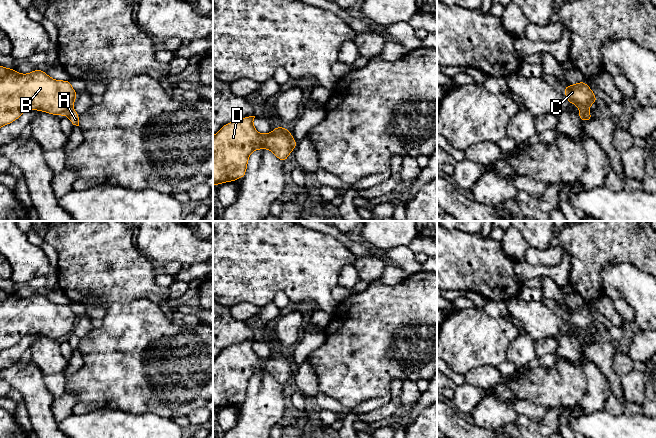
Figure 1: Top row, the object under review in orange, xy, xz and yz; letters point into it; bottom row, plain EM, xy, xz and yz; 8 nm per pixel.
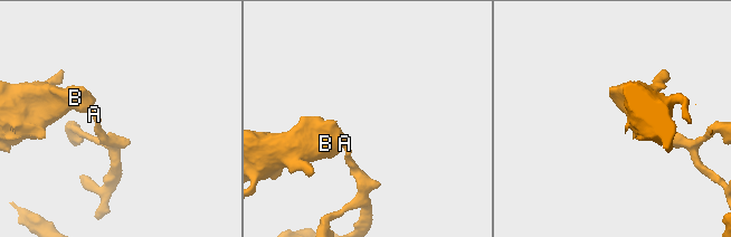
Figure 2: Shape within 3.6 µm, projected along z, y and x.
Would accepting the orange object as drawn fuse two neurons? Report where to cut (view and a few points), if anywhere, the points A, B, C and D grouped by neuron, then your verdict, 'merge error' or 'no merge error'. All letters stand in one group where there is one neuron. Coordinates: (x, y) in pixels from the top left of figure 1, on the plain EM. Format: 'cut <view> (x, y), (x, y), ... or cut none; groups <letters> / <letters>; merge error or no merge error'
cut yz (580, 331), (587, 333); groups A / B C D; merge error

